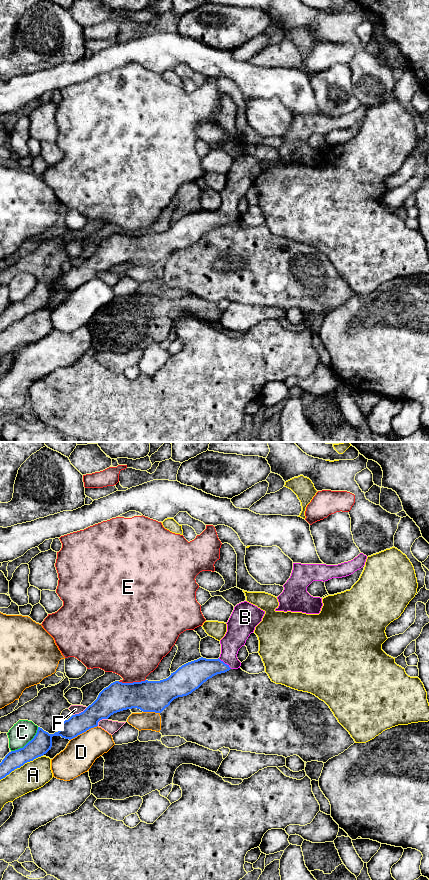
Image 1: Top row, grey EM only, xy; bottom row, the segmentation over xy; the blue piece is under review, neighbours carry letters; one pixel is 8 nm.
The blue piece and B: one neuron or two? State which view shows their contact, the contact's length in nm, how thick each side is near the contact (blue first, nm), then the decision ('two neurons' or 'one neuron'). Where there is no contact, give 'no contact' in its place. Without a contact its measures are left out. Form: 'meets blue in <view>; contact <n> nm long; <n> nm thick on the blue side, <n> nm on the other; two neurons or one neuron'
meets blue in xy; contact 140 nm long; 200 nm thick on the blue side, 170 nm on the other; one neuron

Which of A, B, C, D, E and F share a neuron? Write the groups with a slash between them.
A / B / C / D / E / F

